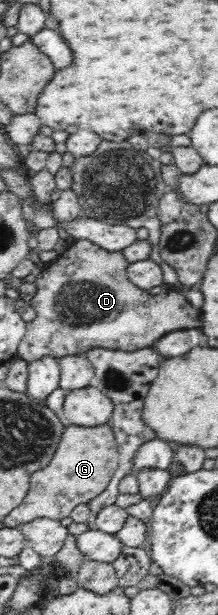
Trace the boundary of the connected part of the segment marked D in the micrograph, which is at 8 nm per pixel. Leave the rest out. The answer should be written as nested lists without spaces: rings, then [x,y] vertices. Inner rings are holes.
[[[86,239],[66,246],[66,250],[49,262],[35,278],[34,284],[38,290],[30,304],[36,318],[27,322],[24,339],[19,342],[18,356],[30,364],[48,356],[59,360],[71,355],[83,355],[94,348],[136,352],[153,347],[161,337],[180,328],[201,328],[200,311],[187,302],[184,289],[166,289],[160,296],[152,296],[148,291],[138,289],[128,278],[128,265],[122,251],[110,252]]]

